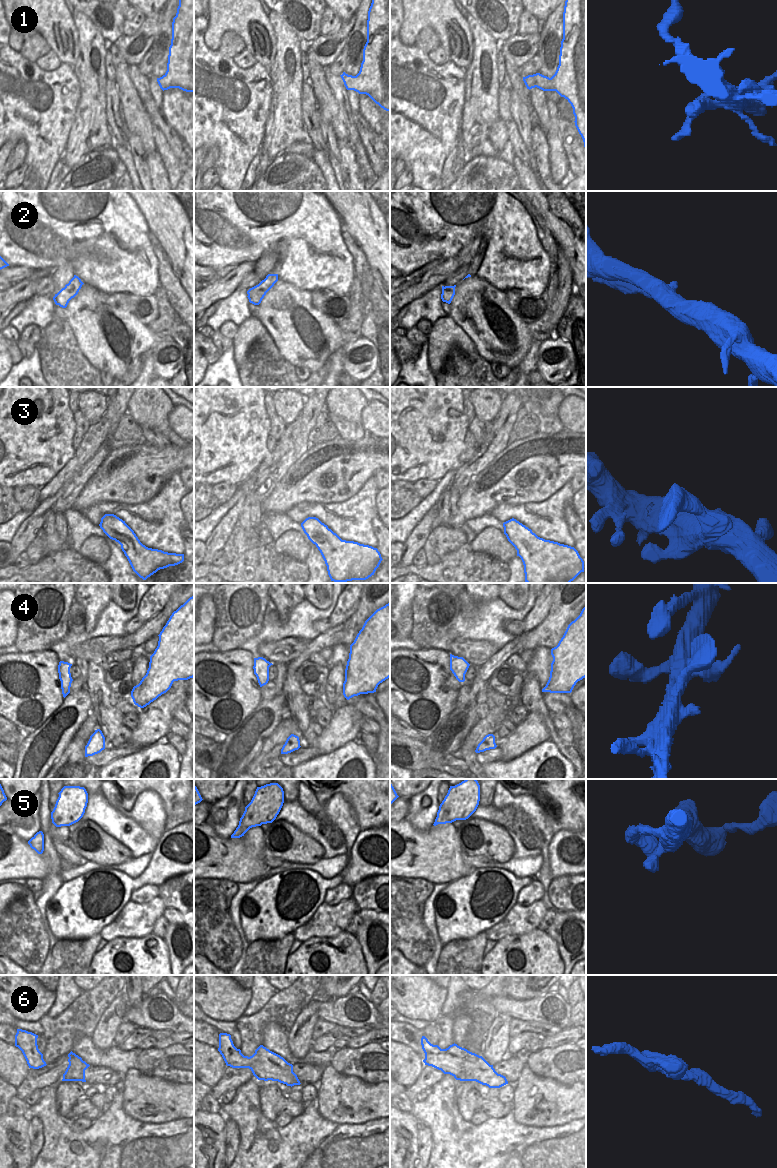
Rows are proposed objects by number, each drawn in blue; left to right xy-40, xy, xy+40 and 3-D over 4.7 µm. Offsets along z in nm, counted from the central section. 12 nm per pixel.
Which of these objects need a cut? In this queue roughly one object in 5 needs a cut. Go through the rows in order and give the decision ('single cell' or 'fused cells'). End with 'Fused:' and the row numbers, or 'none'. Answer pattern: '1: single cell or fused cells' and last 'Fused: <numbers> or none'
1: single cell
2: fused cells
3: single cell
4: single cell
5: single cell
6: single cell
Fused: 2

